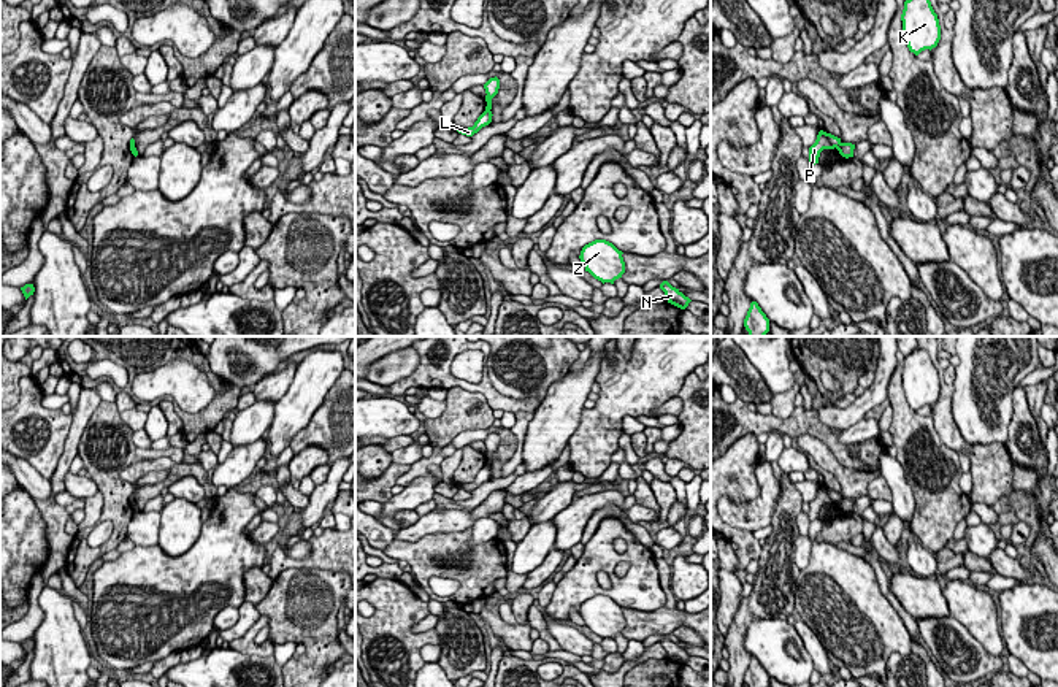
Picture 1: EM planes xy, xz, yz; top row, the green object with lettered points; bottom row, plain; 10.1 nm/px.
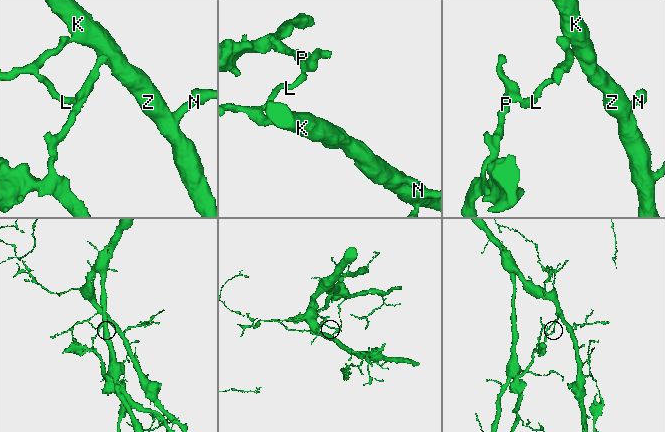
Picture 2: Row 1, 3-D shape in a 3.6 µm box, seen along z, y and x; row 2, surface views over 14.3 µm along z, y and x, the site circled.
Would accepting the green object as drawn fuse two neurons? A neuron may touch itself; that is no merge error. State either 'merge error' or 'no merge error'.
merge error

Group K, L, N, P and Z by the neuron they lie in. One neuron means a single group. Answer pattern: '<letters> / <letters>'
K L N Z / P

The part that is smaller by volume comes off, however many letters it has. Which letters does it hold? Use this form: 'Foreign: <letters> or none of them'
Foreign: P

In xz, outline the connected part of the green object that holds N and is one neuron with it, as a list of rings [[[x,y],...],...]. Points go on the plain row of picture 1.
[[[663,636],[660,639],[660,644],[665,647],[668,658],[671,658],[680,665],[685,665],[688,662],[688,658],[692,657],[679,644],[673,643],[668,636]]]

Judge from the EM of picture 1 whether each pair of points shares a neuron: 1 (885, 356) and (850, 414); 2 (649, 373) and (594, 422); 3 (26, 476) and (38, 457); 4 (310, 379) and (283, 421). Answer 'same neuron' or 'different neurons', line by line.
1: same neuron
2: same neuron
3: different neurons
4: same neuron

